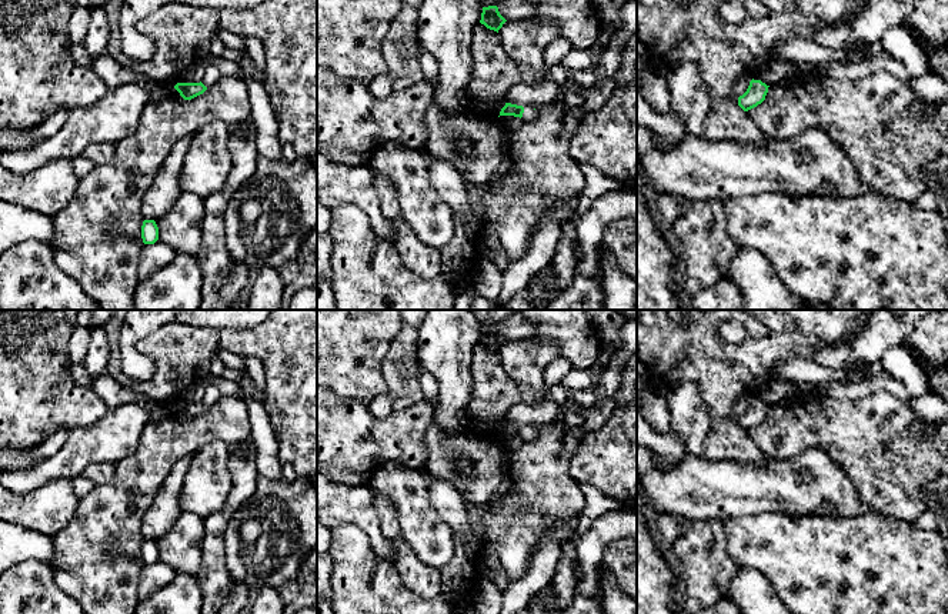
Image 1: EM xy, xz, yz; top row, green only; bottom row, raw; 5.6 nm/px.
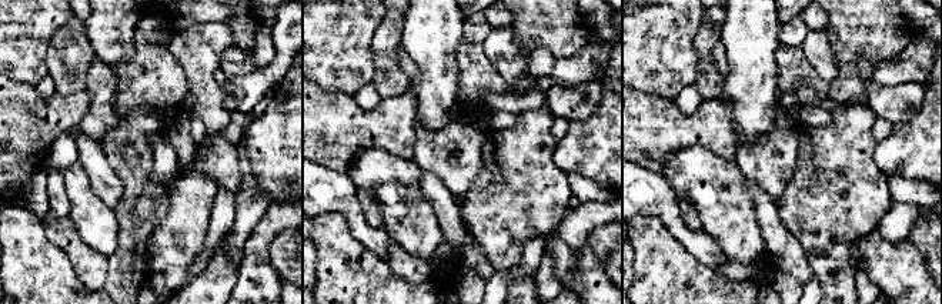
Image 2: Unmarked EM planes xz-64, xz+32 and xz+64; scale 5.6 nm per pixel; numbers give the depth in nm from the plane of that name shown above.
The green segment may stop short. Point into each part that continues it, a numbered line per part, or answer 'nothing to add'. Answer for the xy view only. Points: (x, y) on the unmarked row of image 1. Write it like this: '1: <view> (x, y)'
1: xy (212, 393)

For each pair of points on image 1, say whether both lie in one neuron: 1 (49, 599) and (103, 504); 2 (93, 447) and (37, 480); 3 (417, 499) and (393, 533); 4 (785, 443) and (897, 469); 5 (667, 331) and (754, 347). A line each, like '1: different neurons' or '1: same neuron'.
1: different neurons
2: same neuron
3: different neurons
4: same neuron
5: same neuron

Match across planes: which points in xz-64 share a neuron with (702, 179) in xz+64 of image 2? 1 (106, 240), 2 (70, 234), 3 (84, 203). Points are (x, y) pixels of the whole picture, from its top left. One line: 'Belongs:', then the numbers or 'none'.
Belongs: 1, 3

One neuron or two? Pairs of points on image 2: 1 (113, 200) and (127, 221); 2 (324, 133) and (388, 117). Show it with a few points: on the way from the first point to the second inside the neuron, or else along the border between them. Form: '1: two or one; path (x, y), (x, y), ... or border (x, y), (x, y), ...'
1: two; border (117, 173), (123, 186), (123, 197), (113, 209)
2: one; path (340, 129), (373, 129)

